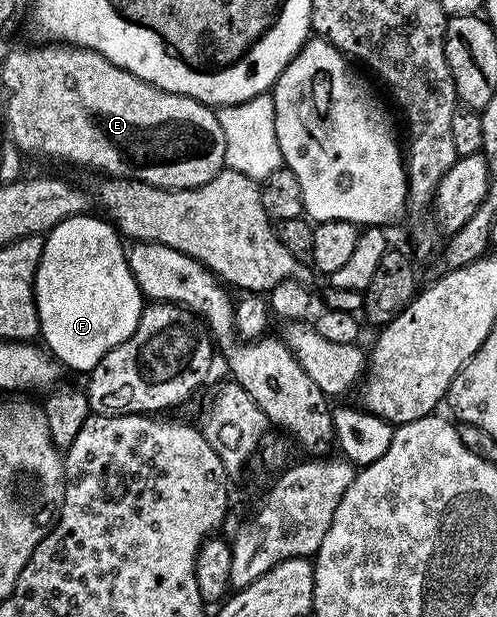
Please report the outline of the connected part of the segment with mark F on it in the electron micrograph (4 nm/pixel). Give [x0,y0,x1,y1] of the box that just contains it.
[33,213,143,373]

